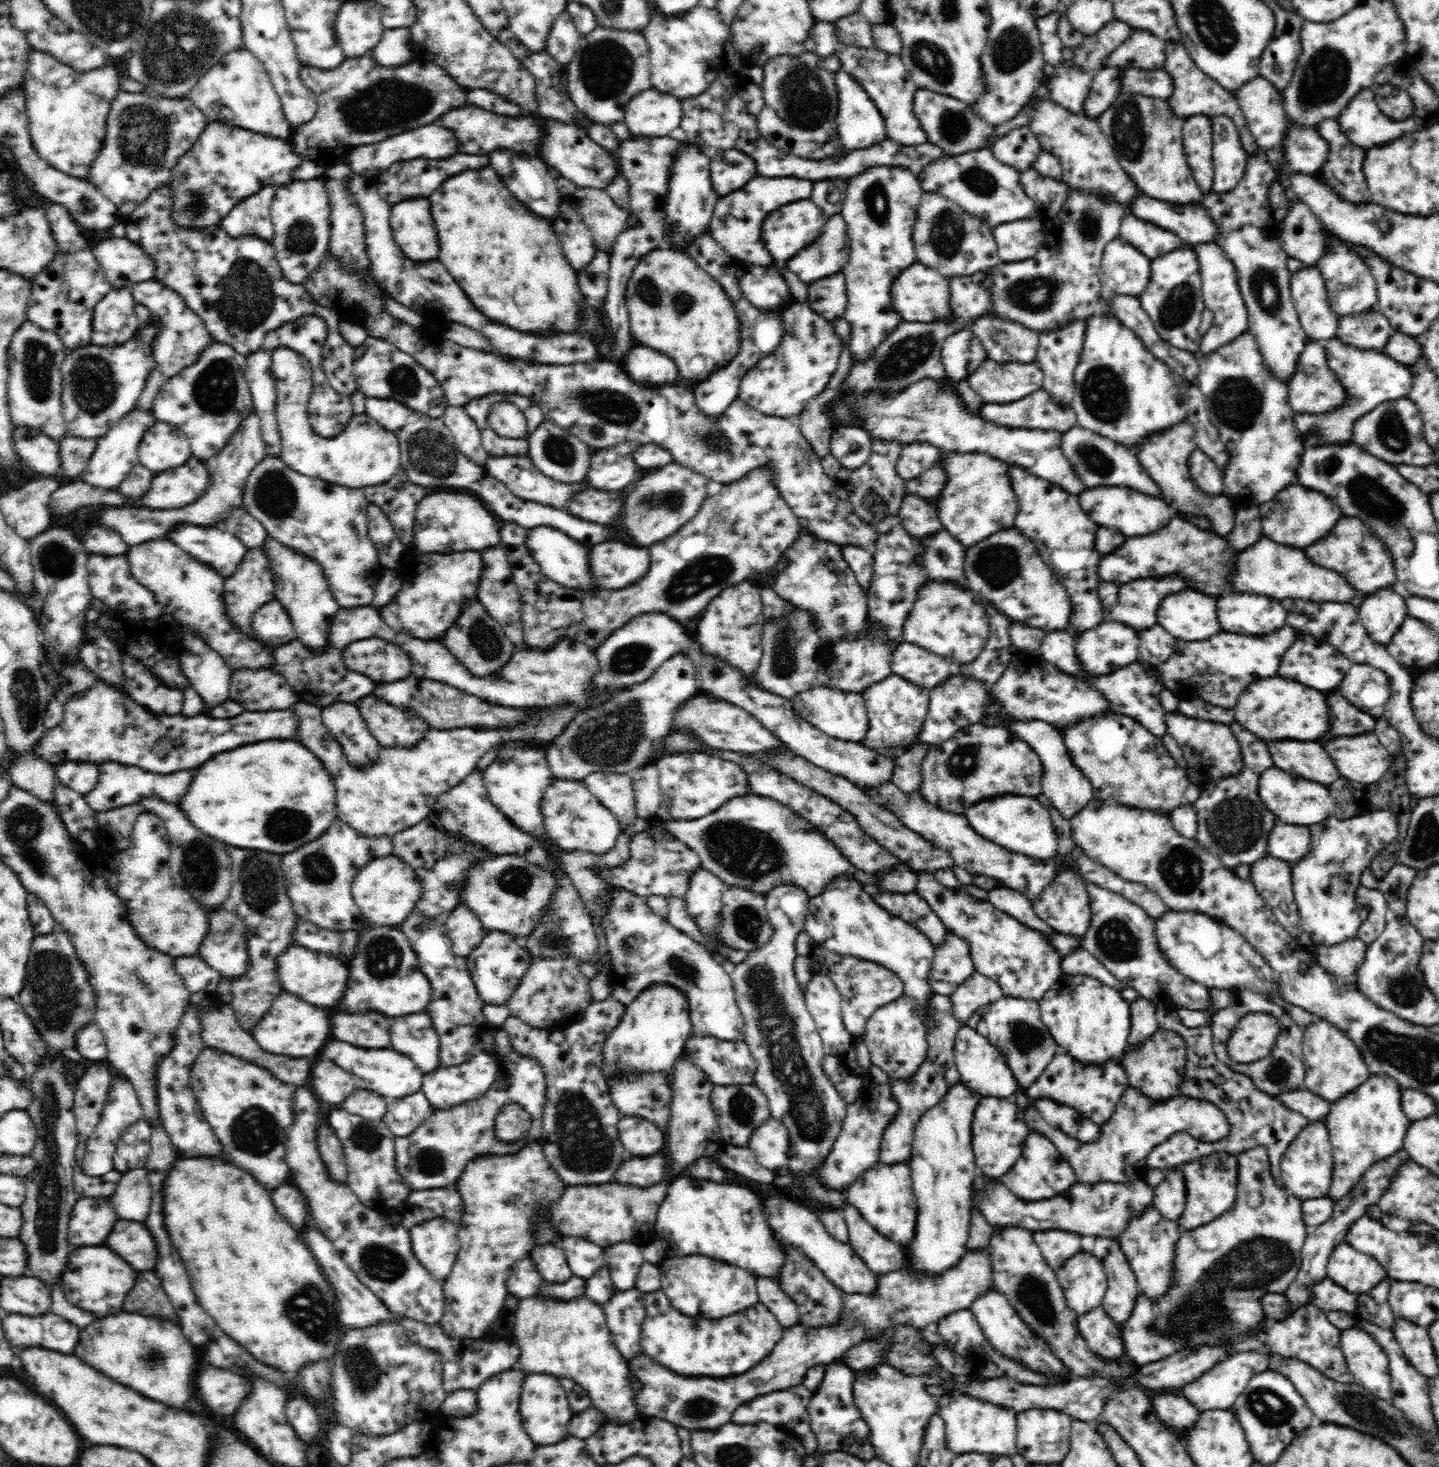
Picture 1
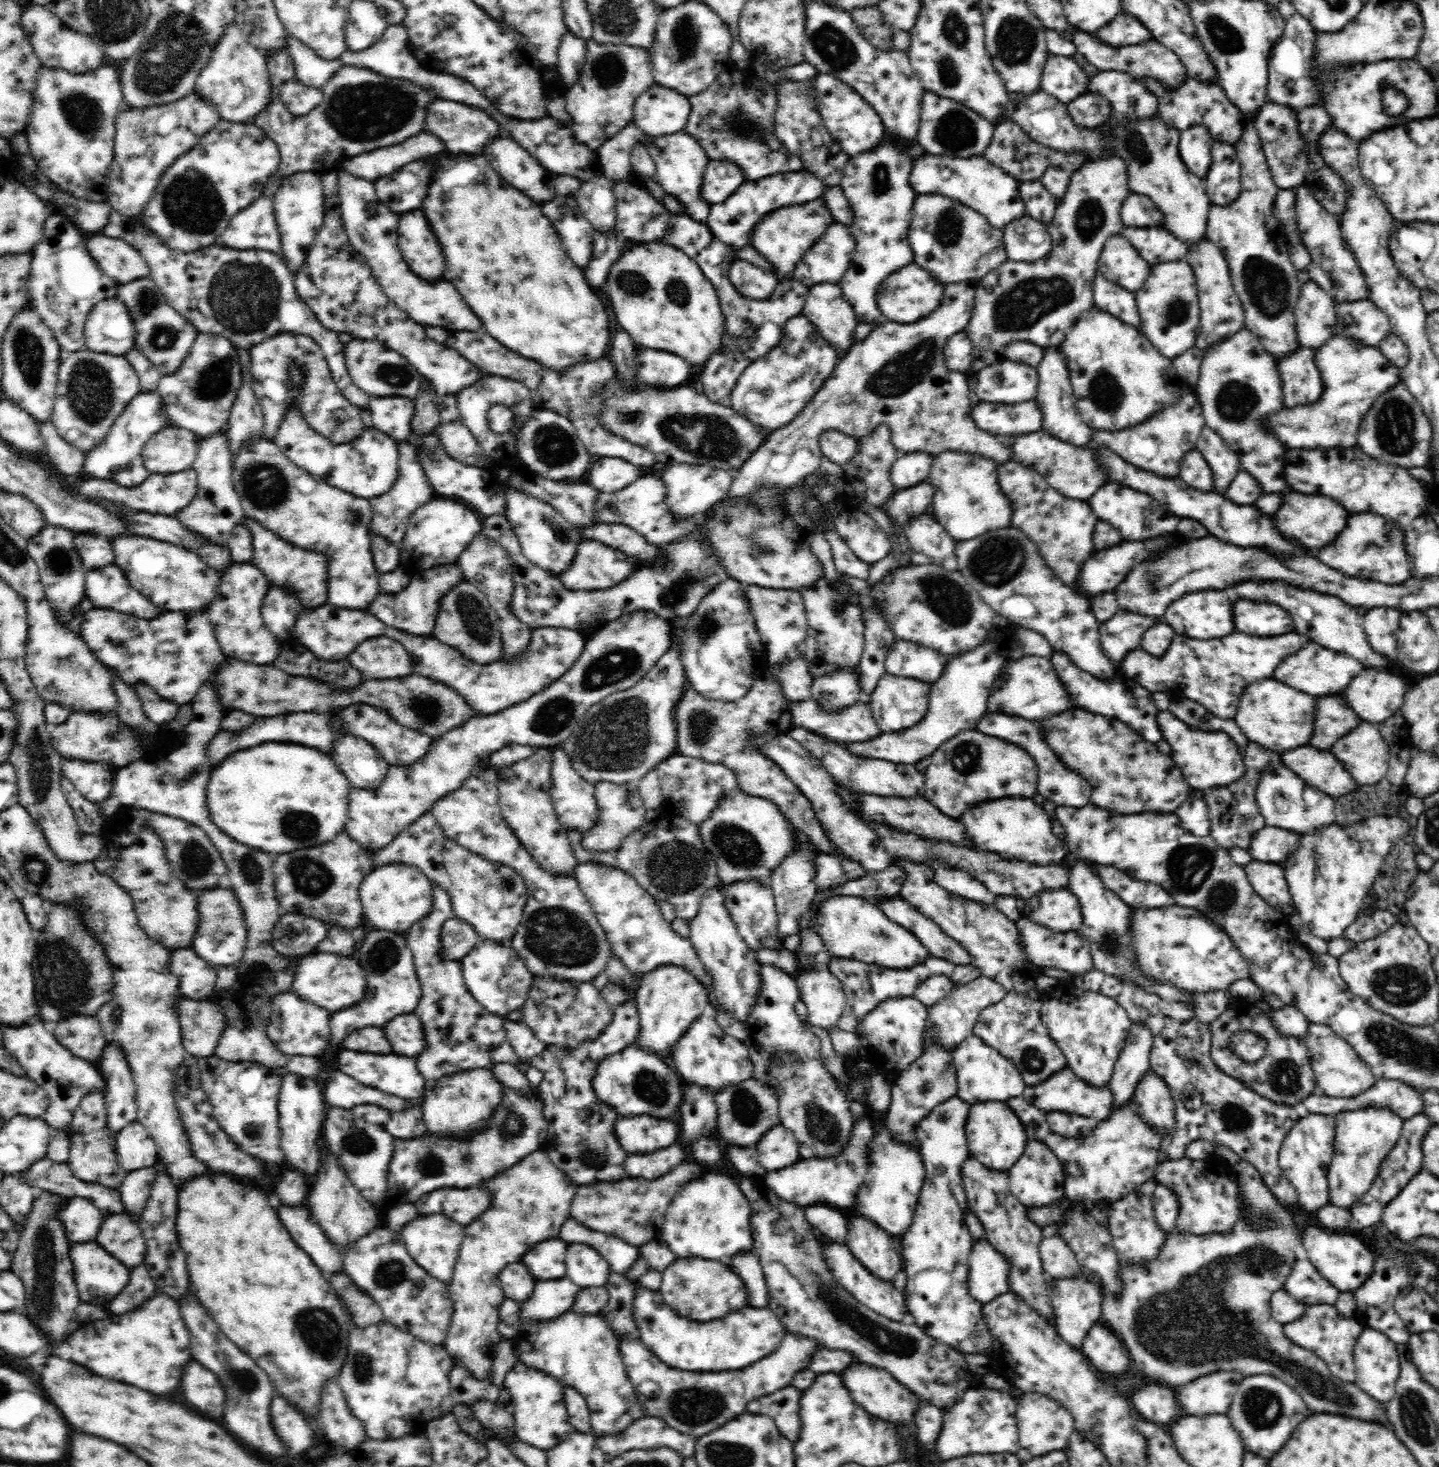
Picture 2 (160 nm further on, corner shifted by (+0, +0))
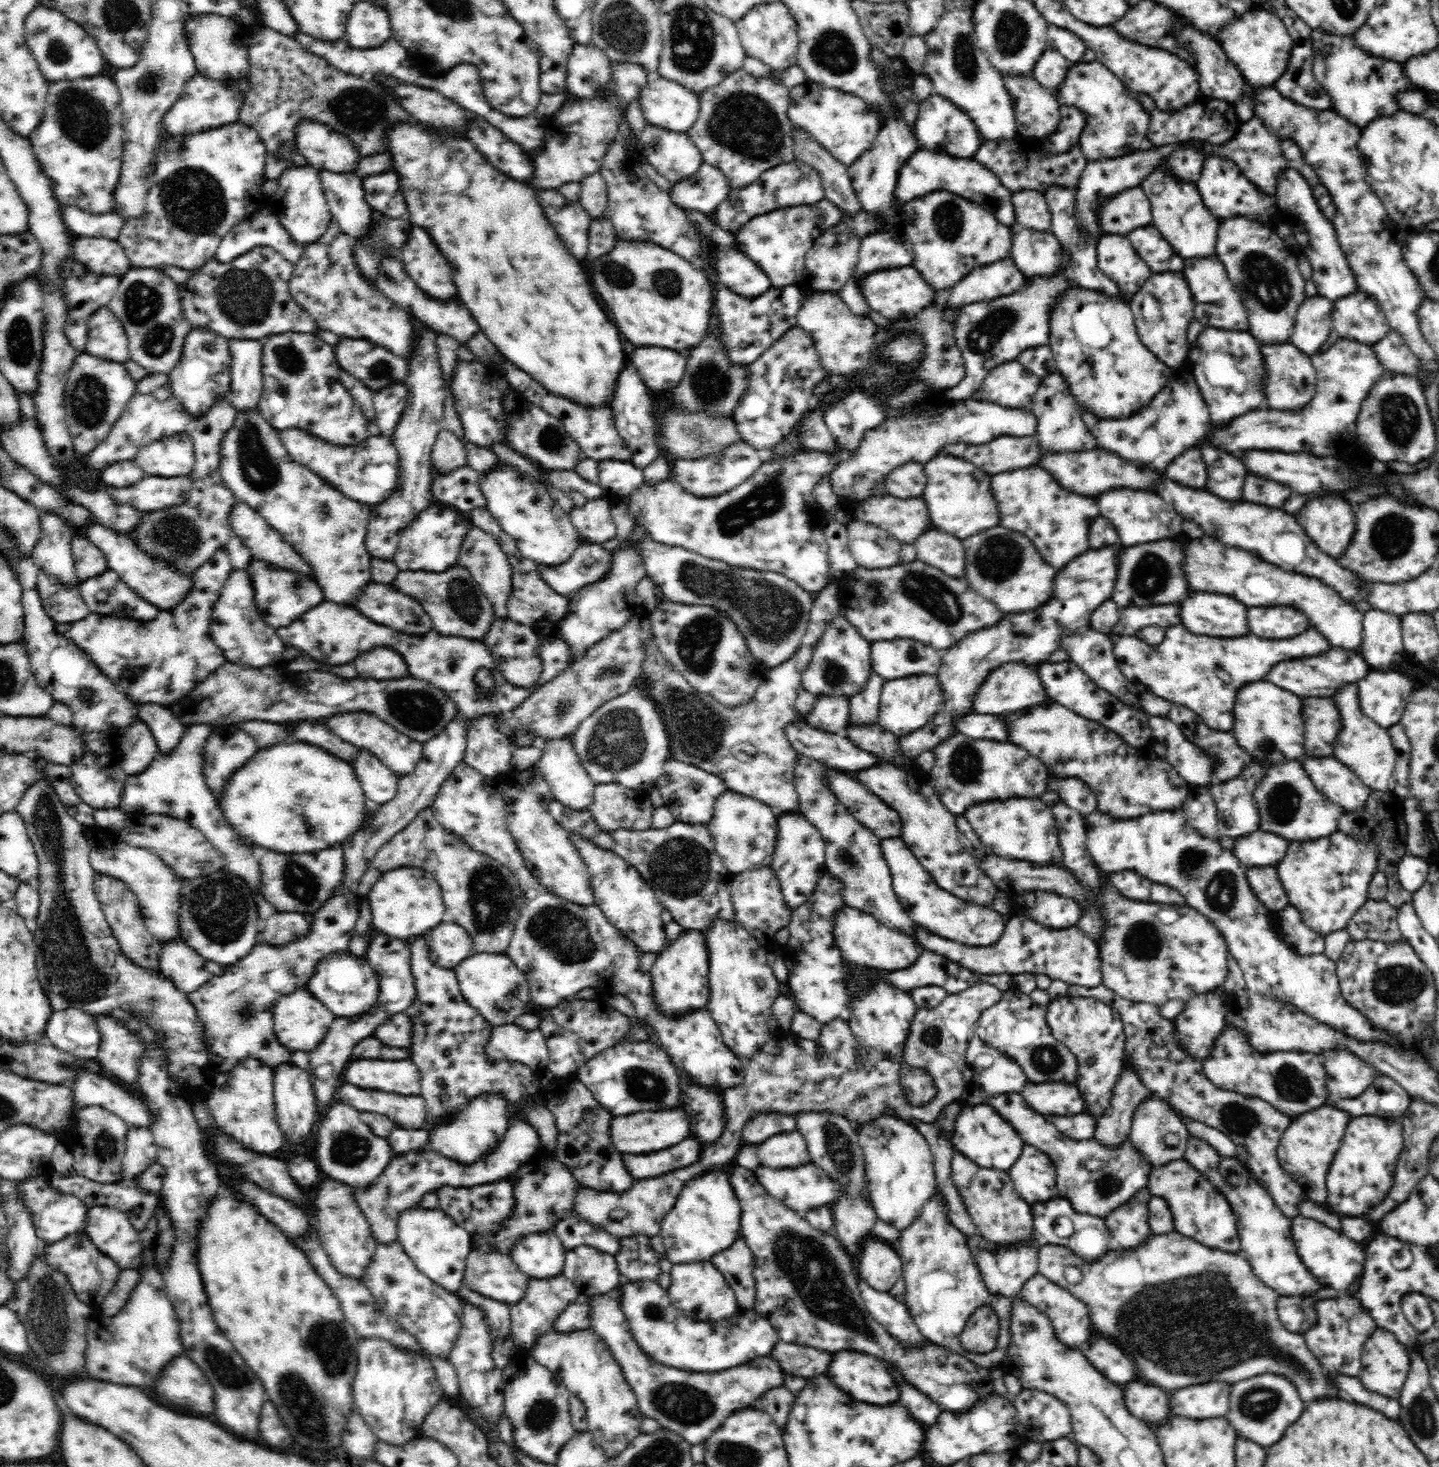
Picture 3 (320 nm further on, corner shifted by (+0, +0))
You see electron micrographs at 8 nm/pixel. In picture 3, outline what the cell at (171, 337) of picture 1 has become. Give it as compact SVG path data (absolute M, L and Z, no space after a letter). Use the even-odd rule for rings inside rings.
M160 267L132 268L121 276L119 289L107 307L118 318L128 339L128 354L149 373L169 372L181 359L186 334L192 325L182 310L179 284Z

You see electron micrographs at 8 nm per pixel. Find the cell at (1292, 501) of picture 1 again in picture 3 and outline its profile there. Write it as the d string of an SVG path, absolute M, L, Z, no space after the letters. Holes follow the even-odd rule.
M1318 497L1295 514L1307 535L1323 552L1339 559L1356 530L1354 506L1340 497Z

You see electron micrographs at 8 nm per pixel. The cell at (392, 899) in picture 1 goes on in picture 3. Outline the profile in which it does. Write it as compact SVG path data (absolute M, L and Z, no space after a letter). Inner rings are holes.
M400 867L385 872L372 886L366 900L372 908L372 924L388 937L402 942L424 937L446 919L442 889L435 876L424 868Z

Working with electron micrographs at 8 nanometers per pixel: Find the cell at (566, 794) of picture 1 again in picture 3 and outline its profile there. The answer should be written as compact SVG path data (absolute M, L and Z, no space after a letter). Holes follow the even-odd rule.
M570 735L564 738L548 738L539 742L540 758L534 764L542 778L550 785L553 798L572 810L586 810L592 804L596 783L590 778L588 771L578 758Z

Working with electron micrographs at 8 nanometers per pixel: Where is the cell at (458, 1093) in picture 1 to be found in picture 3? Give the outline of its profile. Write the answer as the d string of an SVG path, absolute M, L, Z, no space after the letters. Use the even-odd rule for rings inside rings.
M486 1093L473 1098L455 1117L439 1124L430 1134L429 1147L462 1165L473 1165L486 1158L504 1140L508 1127L504 1097Z

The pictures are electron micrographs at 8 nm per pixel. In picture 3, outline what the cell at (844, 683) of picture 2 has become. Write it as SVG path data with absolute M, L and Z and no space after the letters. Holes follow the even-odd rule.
M817 696L813 712L805 717L809 726L846 736L845 731L850 716L848 697Z

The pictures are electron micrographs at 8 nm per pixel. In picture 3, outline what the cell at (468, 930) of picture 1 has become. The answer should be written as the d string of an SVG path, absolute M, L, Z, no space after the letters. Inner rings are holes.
M447 919L444 924L436 926L427 936L429 958L433 964L445 969L454 970L470 955L473 955L473 943L465 928L450 923Z

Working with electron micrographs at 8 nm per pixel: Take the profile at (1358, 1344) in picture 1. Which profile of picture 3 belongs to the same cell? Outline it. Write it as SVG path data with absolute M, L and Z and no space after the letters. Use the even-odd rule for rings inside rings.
M1377 1327L1364 1343L1361 1354L1362 1367L1357 1376L1362 1381L1362 1384L1373 1393L1398 1399L1411 1371L1411 1352L1412 1348L1406 1346L1403 1342L1398 1342L1392 1332Z

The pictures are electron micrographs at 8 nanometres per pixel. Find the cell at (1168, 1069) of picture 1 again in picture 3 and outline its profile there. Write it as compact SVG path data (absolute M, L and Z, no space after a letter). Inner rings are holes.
M1154 1096L1137 1106L1128 1140L1138 1153L1142 1153L1142 1159L1148 1161L1150 1168L1155 1169L1182 1159L1188 1136L1188 1129L1182 1122L1182 1118L1172 1110L1172 1106L1165 1100Z

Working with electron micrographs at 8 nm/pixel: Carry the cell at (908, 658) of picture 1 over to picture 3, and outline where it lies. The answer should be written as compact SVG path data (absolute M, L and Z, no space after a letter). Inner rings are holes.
M912 638L870 642L872 670L884 680L937 674L943 652Z

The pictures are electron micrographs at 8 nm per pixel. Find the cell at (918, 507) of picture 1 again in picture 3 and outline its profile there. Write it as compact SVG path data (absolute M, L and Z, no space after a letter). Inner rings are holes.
M932 527L919 536L913 546L918 560L951 578L965 578L966 548L961 539Z

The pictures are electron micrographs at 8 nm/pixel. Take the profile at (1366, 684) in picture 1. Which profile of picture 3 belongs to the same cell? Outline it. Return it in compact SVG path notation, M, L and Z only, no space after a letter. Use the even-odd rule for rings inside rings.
M1370 672L1357 684L1357 687L1360 688L1360 706L1362 706L1366 716L1370 716L1376 724L1380 724L1386 730L1396 726L1396 724L1401 724L1401 716L1411 700L1410 696L1414 690L1412 682L1406 676L1402 676L1398 672Z

